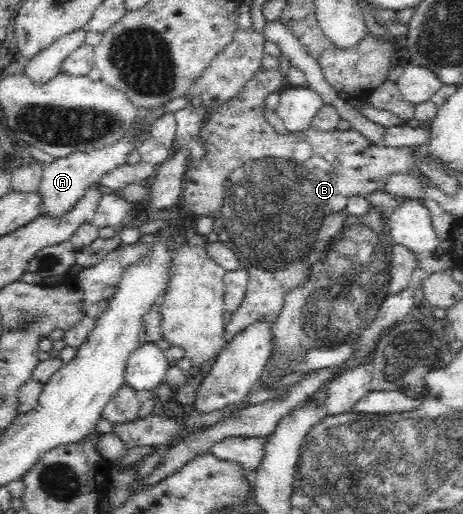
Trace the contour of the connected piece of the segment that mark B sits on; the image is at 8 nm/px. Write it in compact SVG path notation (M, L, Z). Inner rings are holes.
M259 68L243 90L217 107L217 111L204 123L200 132L203 137L197 139L203 139L203 147L207 149L205 159L189 159L187 163L181 206L187 207L197 218L213 218L218 241L235 253L249 274L245 297L238 310L232 313L231 322L225 326L225 343L253 322L275 323L285 294L304 284L310 276L311 263L306 263L307 255L311 253L313 241L317 241L325 217L345 212L350 197L363 196L366 199L368 195L383 192L393 174L415 175L420 172L413 149L376 146L348 127L345 131L323 132L311 126L301 132L277 133L264 117L264 102L270 93L286 86L285 80L279 70Z

